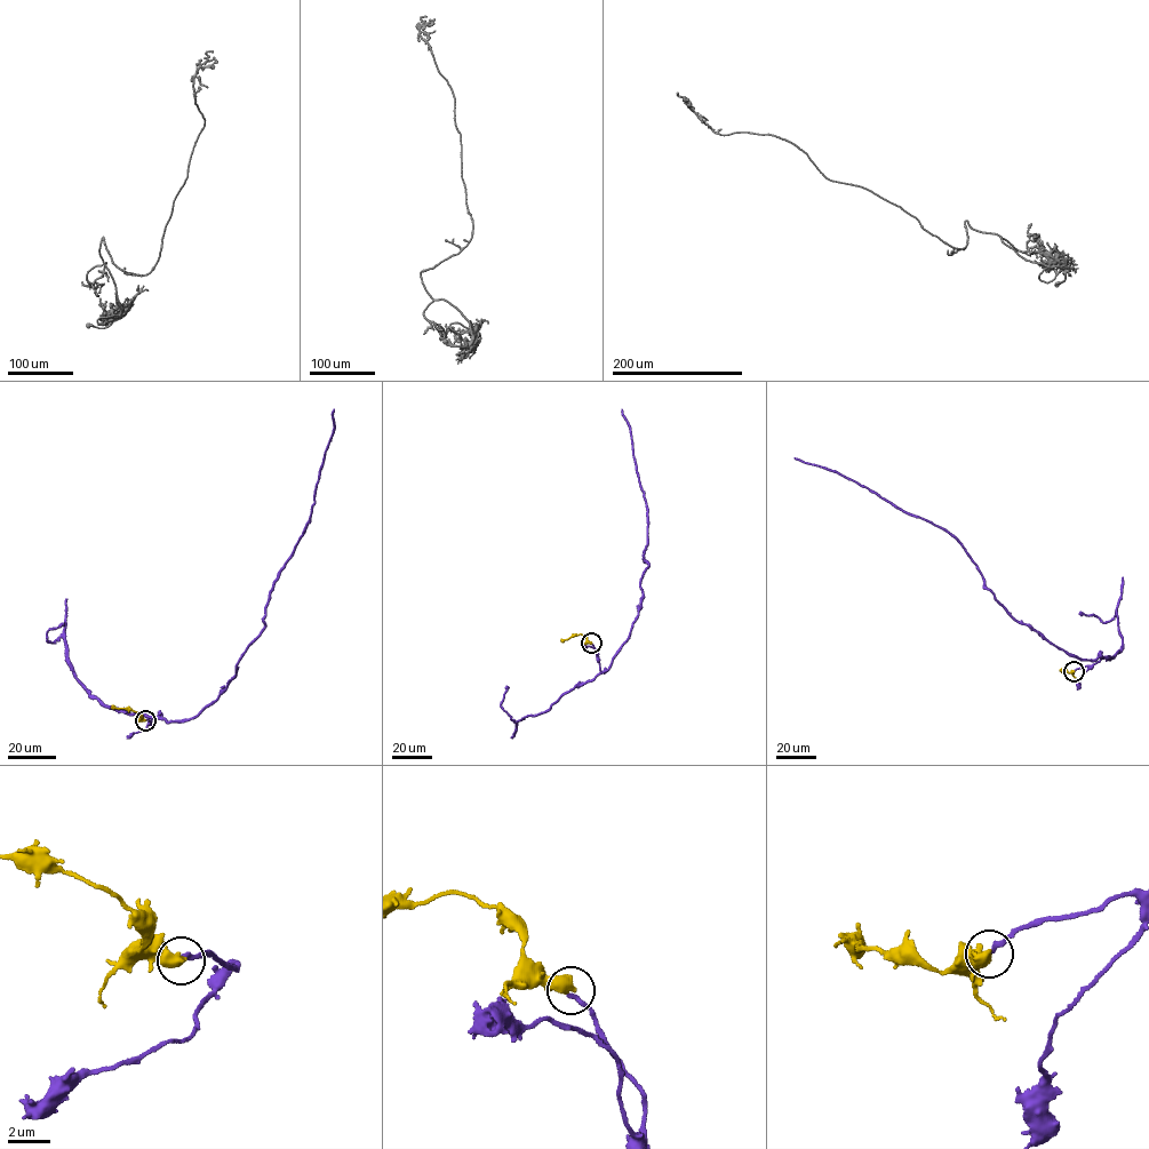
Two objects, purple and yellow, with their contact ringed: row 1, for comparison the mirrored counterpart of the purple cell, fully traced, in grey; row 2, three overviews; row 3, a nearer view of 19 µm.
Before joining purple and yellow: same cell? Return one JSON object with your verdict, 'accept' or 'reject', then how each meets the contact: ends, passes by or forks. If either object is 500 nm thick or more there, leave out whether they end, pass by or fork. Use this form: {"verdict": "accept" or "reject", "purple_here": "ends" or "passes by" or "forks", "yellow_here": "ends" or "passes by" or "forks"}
{"verdict": "accept"}

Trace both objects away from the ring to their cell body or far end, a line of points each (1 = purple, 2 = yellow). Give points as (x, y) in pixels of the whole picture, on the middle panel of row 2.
1: (591, 644), (604, 671), (638, 614), (640, 579), (648, 566), (641, 555), (646, 503), (621, 409)
2: (591, 643), (580, 633), (560, 640)

